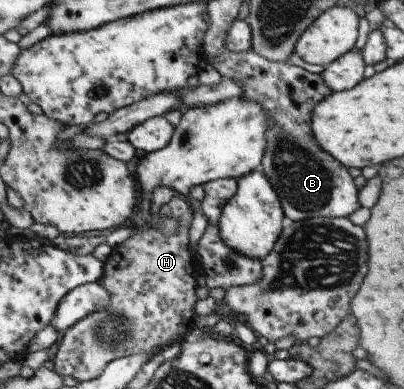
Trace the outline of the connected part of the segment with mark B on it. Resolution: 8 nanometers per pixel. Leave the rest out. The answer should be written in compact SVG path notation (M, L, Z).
M225 48L213 62L222 78L227 77L242 85L243 92L240 97L243 100L258 101L273 117L266 132L266 155L263 157L260 169L270 178L270 183L278 193L286 216L293 221L302 221L315 217L347 217L355 210L359 210L361 208L361 204L359 204L361 189L355 186L355 180L351 178L347 167L319 144L312 129L314 110L323 99L333 94L333 90L326 80L320 74L308 72L305 68L287 62L273 62L264 59L253 50L236 53Z

